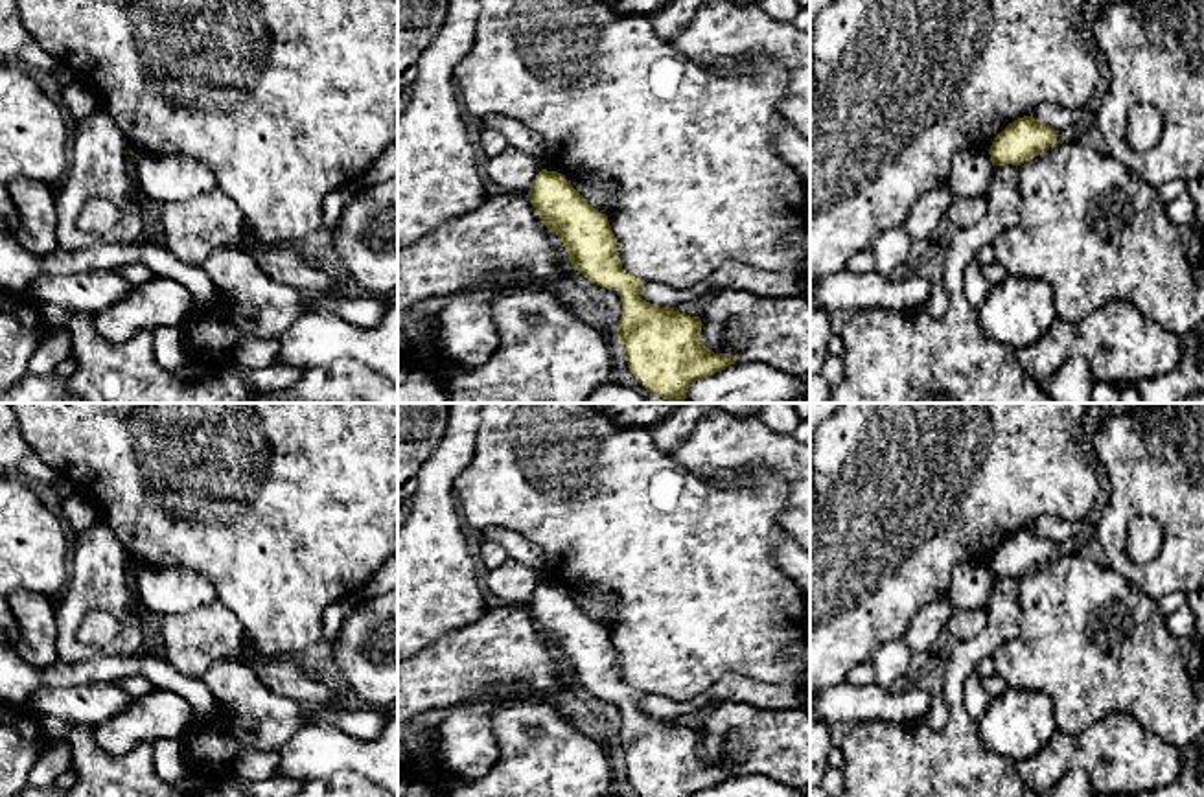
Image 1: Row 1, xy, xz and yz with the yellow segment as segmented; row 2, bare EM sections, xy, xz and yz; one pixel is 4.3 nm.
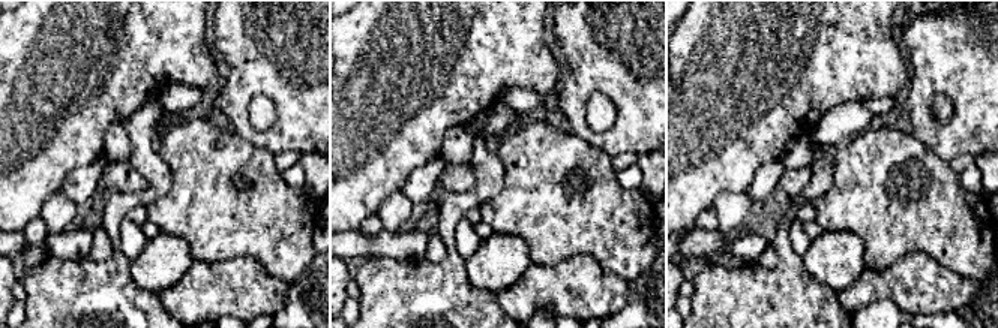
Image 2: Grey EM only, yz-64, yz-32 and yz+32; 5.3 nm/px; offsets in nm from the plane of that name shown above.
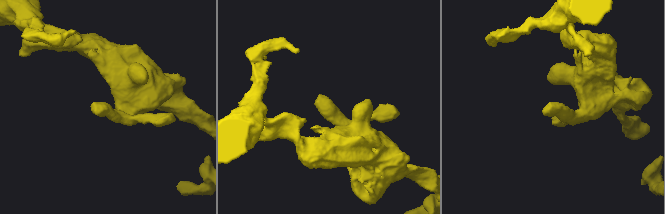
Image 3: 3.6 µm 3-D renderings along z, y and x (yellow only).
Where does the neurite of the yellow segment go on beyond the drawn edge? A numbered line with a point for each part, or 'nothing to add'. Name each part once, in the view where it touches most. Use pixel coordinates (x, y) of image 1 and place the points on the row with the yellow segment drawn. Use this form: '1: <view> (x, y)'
nothing to add

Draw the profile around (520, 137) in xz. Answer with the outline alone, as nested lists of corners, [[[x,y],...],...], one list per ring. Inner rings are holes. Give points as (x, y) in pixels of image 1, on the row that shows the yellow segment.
[[[490,114],[480,116],[480,125],[497,129],[499,133],[504,134],[510,147],[532,156],[541,169],[549,167],[541,136],[536,134],[527,125],[523,125],[521,121],[504,114]]]

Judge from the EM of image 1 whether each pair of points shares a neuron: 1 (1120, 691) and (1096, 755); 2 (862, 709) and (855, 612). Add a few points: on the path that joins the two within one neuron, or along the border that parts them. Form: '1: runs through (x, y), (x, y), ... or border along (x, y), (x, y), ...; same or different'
1: border along (1070, 731), (1131, 715), (1149, 733); different
2: border along (845, 680), (829, 689); different

